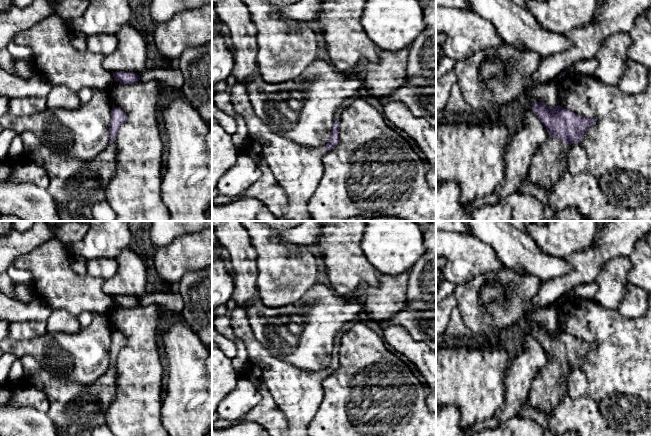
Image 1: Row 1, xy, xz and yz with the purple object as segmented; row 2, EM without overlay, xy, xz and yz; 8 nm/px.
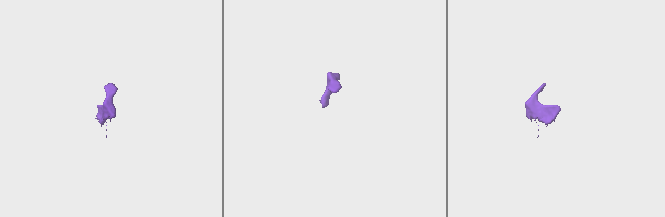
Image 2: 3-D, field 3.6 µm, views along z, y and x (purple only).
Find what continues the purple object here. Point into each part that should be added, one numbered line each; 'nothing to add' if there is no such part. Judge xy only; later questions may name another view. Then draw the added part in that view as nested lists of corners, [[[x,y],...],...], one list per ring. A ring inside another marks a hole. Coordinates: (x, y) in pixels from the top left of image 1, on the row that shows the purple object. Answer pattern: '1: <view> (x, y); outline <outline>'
1: xy (76, 185); outline [[[26,131],[20,138],[24,144],[24,158],[43,167],[49,176],[48,191],[52,195],[61,221],[89,221],[92,219],[94,204],[106,199],[106,189],[117,170],[116,140],[90,160],[74,158],[70,155],[60,155],[45,146],[34,133]]]

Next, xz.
1: xz (346, 103); outline [[[355,94],[349,98],[347,98],[346,100],[343,101],[343,103],[337,108],[337,111],[334,115],[334,119],[337,120],[337,122],[340,122],[340,118],[342,115],[342,112],[354,101],[356,100],[358,97],[360,96],[360,94]]]

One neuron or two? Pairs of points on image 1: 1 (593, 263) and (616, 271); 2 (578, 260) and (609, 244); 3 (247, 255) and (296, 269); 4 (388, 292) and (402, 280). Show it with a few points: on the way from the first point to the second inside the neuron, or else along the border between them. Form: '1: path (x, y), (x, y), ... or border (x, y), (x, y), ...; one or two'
1: border (624, 257), (611, 258), (602, 267), (594, 282); two
2: path (586, 260), (592, 260), (601, 252); one
3: border (250, 235), (250, 241), (256, 254), (256, 282); two
4: path (391, 291), (399, 283); one

